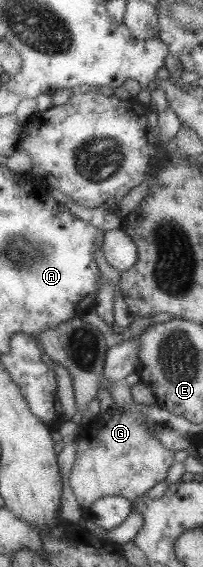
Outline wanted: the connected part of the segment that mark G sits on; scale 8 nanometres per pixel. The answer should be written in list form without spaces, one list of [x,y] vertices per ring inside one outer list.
[[[118,409],[109,414],[98,413],[81,426],[76,443],[69,487],[82,509],[103,496],[122,496],[133,502],[155,484],[165,481],[167,471],[174,463],[174,451],[163,449],[157,438],[147,430],[139,412]]]

